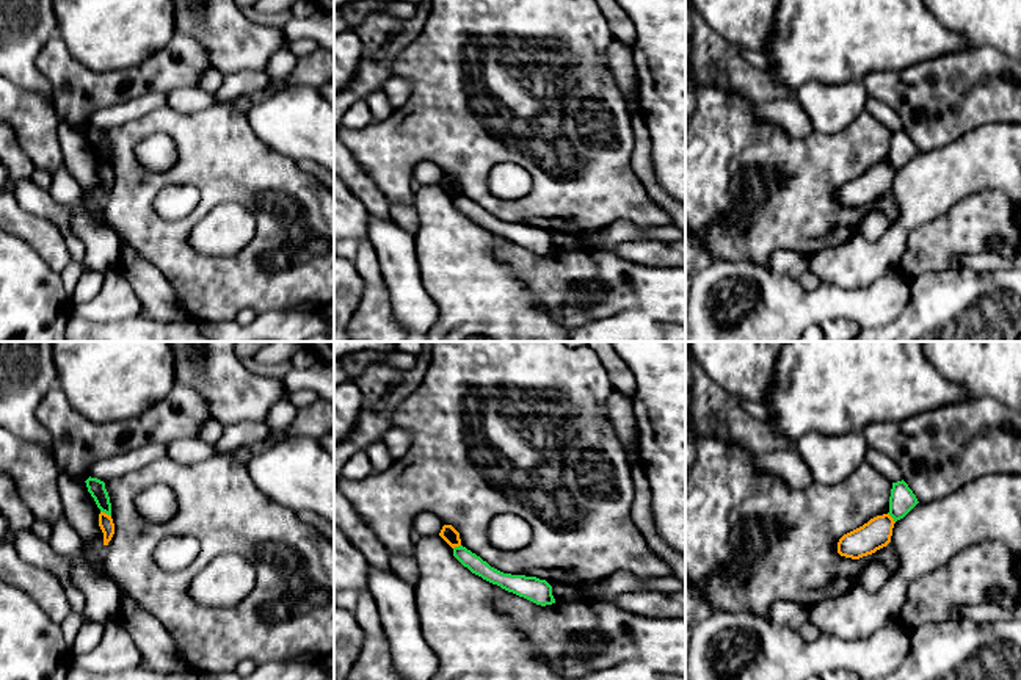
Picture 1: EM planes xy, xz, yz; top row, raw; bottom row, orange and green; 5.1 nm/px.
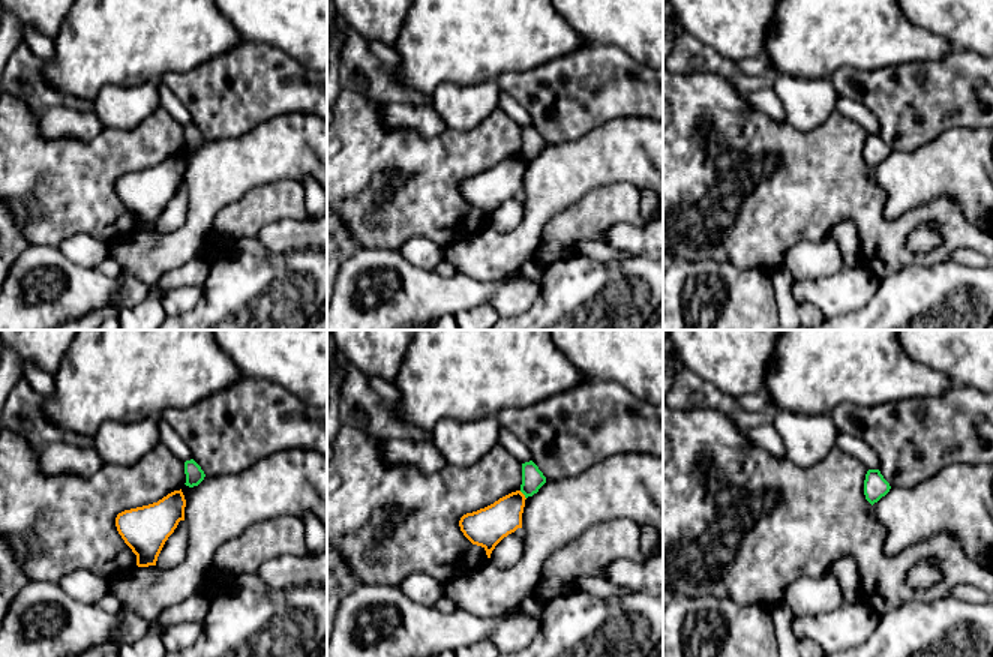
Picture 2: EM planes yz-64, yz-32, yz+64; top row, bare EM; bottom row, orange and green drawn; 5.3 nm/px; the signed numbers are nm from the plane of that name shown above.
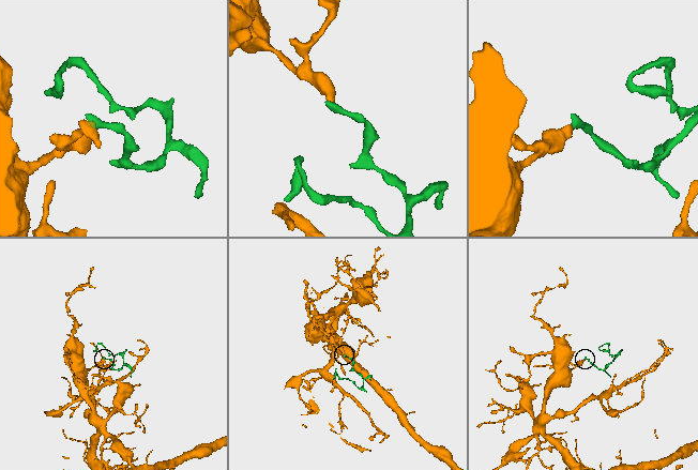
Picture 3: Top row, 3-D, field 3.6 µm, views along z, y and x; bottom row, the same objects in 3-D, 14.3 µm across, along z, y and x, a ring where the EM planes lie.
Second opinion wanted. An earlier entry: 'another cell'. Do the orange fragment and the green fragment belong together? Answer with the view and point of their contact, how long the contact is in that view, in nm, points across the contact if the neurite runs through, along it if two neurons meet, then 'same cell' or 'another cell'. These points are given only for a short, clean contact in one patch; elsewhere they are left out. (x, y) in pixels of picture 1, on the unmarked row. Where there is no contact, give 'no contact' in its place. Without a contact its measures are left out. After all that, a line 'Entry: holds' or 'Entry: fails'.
contact xy (104, 162); length 60 nm; border xy (101, 160), (110, 165); another cell
Entry: holds

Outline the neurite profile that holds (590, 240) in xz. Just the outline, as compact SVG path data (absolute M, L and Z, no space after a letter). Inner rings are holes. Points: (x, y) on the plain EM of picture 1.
M605 229L598 232L587 232L580 235L579 240L587 249L598 248L605 243Z

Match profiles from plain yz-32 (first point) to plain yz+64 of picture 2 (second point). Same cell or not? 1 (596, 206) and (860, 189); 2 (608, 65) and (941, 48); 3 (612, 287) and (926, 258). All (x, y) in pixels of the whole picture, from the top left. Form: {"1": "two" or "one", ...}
{"1": "one", "2": "two", "3": "two"}

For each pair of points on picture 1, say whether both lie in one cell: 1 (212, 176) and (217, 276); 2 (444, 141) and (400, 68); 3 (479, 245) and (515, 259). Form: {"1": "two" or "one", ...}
{"1": "one", "2": "one", "3": "two"}

